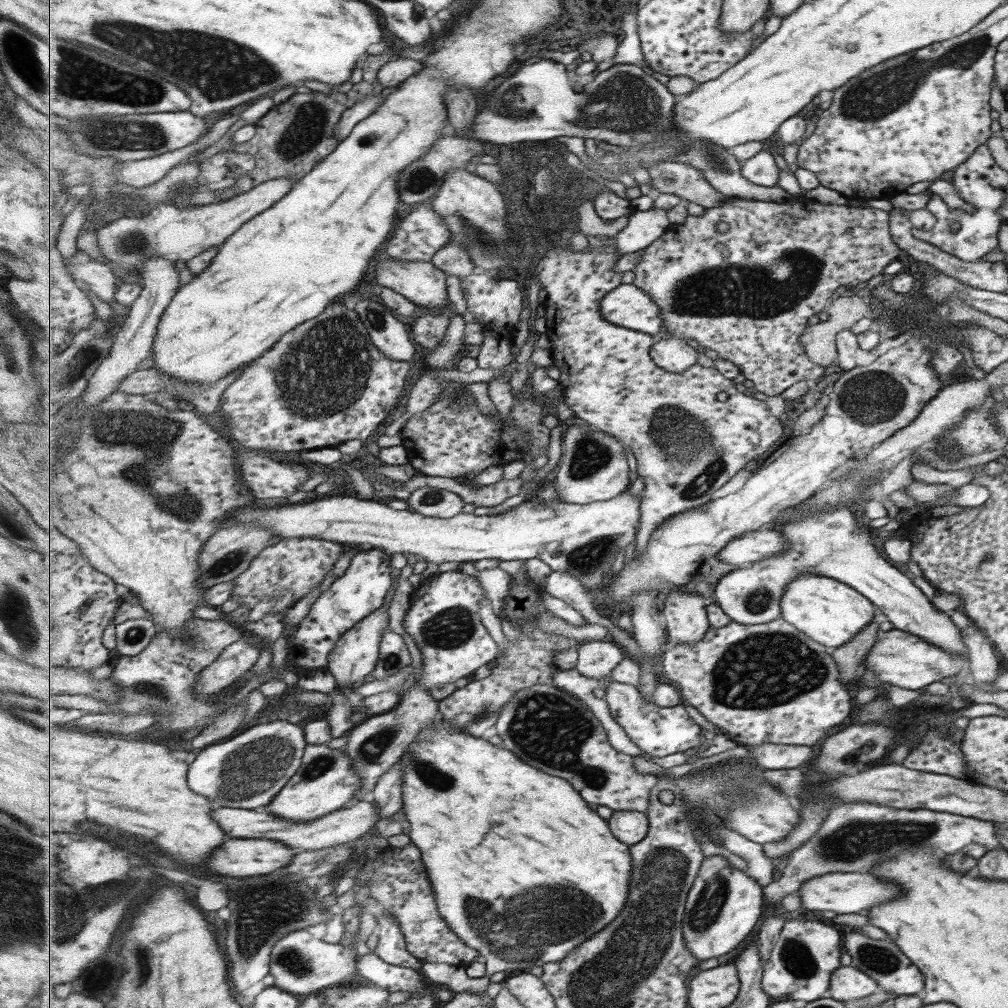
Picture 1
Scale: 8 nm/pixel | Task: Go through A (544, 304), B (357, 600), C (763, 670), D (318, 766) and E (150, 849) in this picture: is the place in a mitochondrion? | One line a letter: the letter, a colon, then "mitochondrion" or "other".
A: other
B: other
C: mitochondrion
D: mitochondrion
E: mitochondrion

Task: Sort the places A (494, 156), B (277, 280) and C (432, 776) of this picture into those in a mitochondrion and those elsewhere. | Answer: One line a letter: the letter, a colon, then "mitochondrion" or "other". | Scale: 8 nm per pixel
A: other
B: other
C: mitochondrion

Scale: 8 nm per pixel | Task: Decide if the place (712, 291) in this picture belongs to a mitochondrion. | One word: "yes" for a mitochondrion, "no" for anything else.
yes

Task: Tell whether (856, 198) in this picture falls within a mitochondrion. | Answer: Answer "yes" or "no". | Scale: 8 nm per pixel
no

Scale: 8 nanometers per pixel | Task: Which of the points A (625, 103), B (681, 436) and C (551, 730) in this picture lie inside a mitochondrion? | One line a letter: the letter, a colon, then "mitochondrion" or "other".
A: mitochondrion
B: mitochondrion
C: mitochondrion

